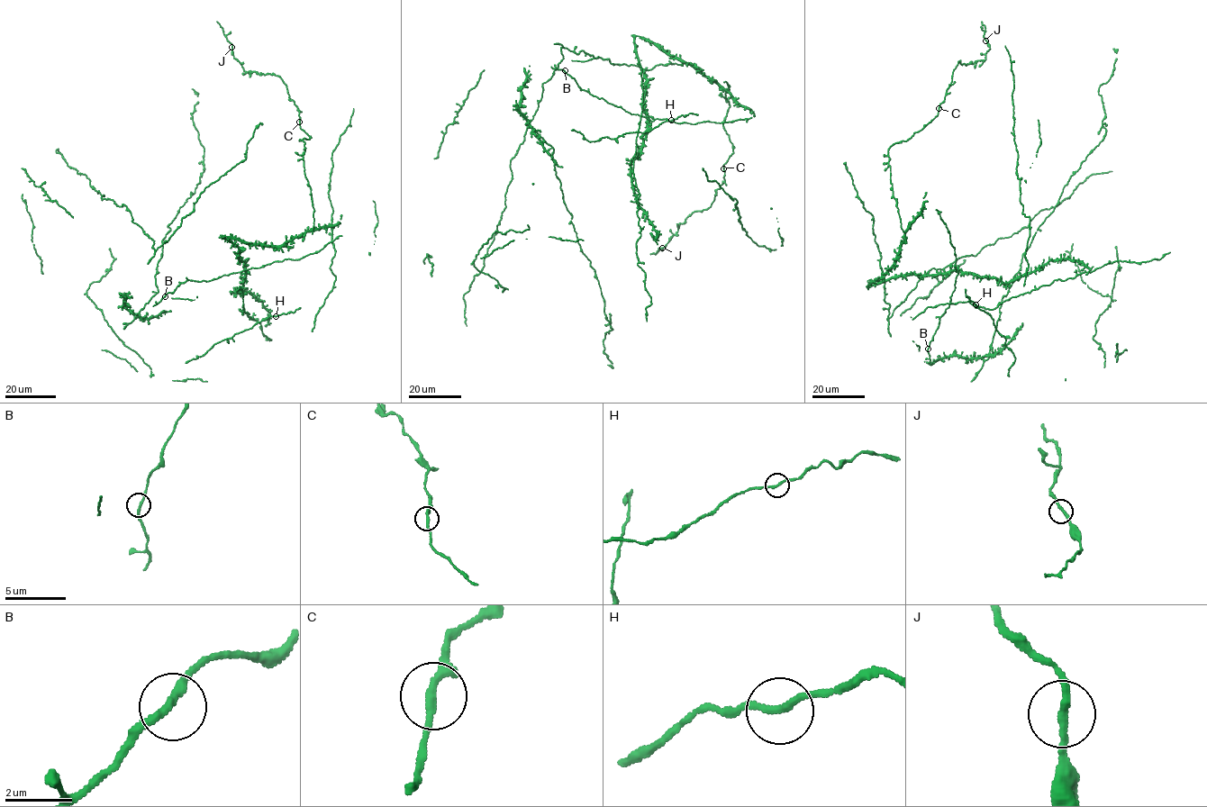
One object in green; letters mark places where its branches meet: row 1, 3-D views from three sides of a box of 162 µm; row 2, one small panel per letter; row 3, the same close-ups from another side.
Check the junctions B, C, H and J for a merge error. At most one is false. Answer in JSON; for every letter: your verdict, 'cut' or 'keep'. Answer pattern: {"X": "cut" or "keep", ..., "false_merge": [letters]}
{"B": "keep", "C": "keep", "H": "keep", "J": "keep", "false_merge": []}

